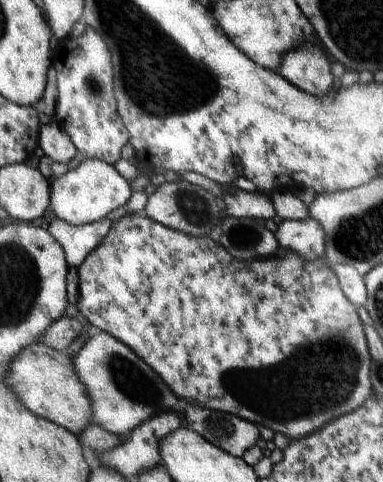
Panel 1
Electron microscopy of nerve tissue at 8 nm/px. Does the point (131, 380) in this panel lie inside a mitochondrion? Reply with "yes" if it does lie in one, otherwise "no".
yes

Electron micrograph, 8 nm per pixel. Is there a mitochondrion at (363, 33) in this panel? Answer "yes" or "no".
yes

